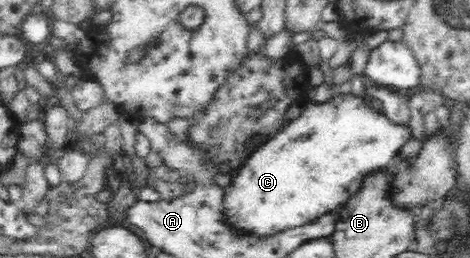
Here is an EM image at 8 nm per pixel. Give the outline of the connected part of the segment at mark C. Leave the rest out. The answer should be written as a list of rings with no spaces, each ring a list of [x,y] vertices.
[[[336,91],[328,103],[310,102],[300,116],[287,121],[270,139],[256,146],[232,175],[230,184],[223,188],[223,223],[238,235],[258,239],[310,225],[316,219],[338,211],[356,193],[364,175],[386,168],[410,137],[411,126],[394,125],[384,113],[370,106],[364,95]]]

